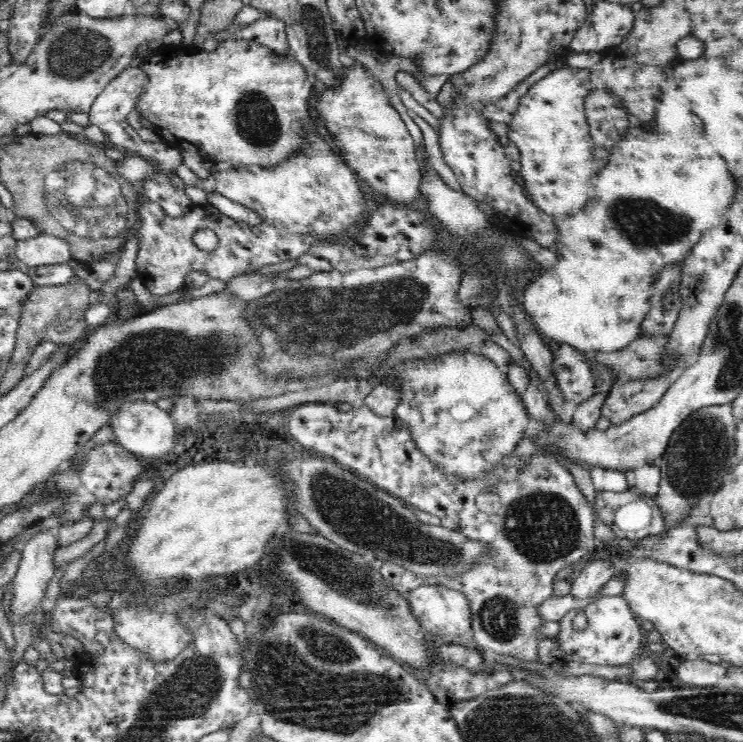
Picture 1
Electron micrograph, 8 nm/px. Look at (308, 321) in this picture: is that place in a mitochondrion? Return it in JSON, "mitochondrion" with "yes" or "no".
{"mitochondrion":"yes"}

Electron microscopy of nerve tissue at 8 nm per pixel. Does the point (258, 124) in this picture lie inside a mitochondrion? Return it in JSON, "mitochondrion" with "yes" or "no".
{"mitochondrion":"yes"}

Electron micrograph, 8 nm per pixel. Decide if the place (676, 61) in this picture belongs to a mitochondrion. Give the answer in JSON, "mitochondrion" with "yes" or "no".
{"mitochondrion":"no"}

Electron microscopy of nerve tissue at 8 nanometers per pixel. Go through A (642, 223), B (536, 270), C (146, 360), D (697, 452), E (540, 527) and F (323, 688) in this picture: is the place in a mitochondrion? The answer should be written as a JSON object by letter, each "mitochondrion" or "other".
{"A":"mitochondrion","B":"other","C":"mitochondrion","D":"mitochondrion","E":"mitochondrion","F":"mitochondrion"}

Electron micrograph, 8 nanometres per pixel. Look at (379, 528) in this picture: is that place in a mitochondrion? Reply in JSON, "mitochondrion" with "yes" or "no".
{"mitochondrion":"yes"}

